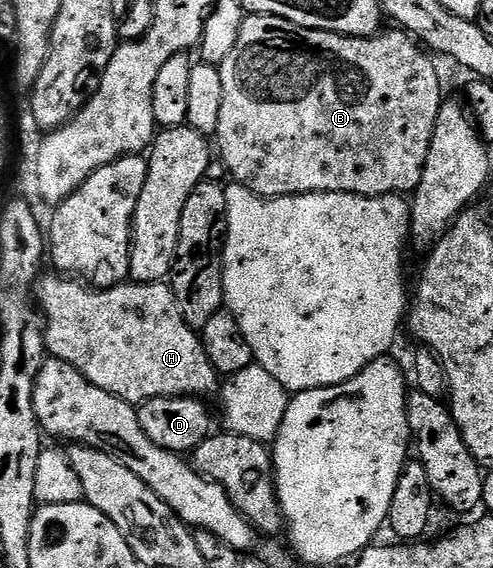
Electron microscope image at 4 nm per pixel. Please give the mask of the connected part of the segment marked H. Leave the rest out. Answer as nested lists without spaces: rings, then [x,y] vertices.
[[[50,272],[41,279],[40,290],[41,286],[47,355],[72,364],[96,388],[104,388],[104,392],[112,392],[131,404],[141,404],[148,398],[207,396],[219,389],[220,375],[208,358],[199,331],[186,323],[174,291],[166,282],[130,280],[120,286],[95,288],[77,277]]]

